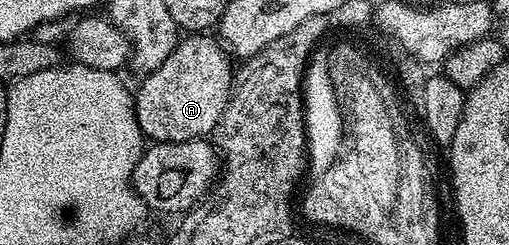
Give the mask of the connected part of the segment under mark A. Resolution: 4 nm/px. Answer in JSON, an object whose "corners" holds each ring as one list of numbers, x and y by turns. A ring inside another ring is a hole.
{"corners":[[206,32,183,37,178,47,150,74,141,79,134,94,134,115,143,135,154,142,179,142,213,135,230,99,235,67,225,45]]}

